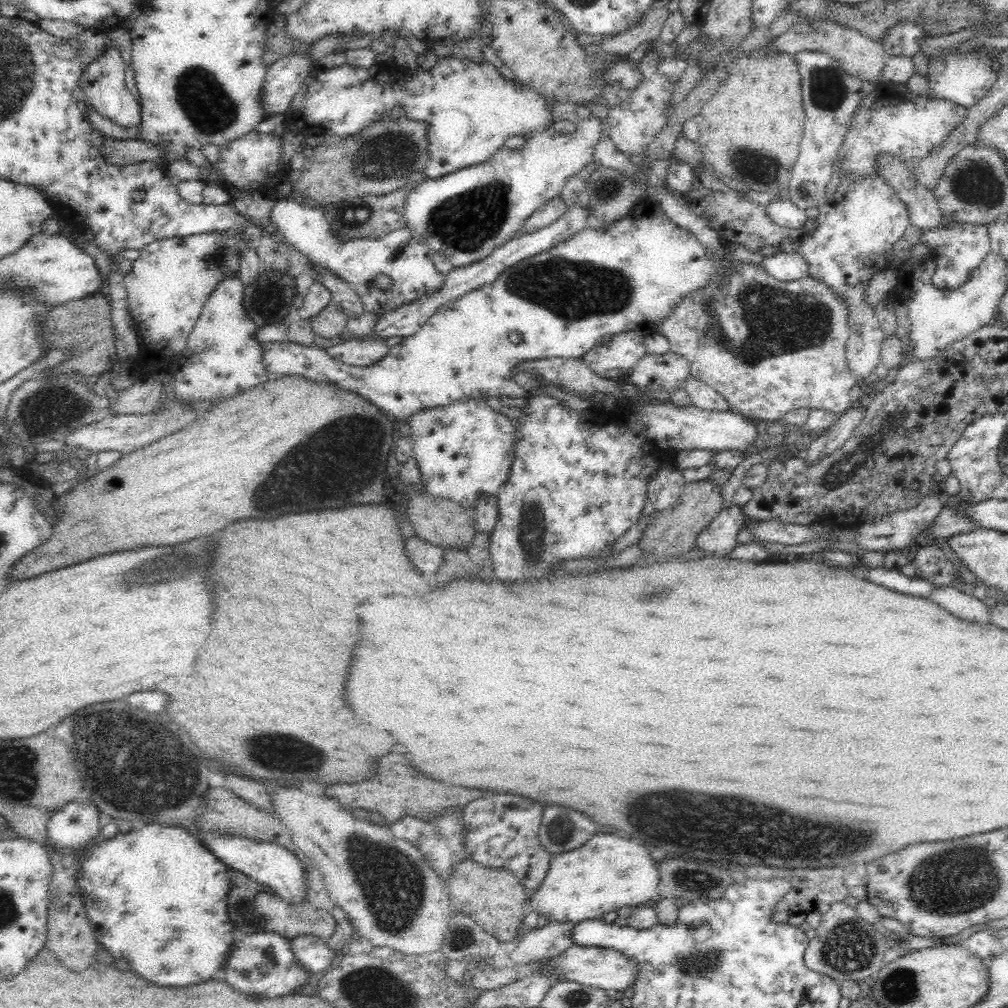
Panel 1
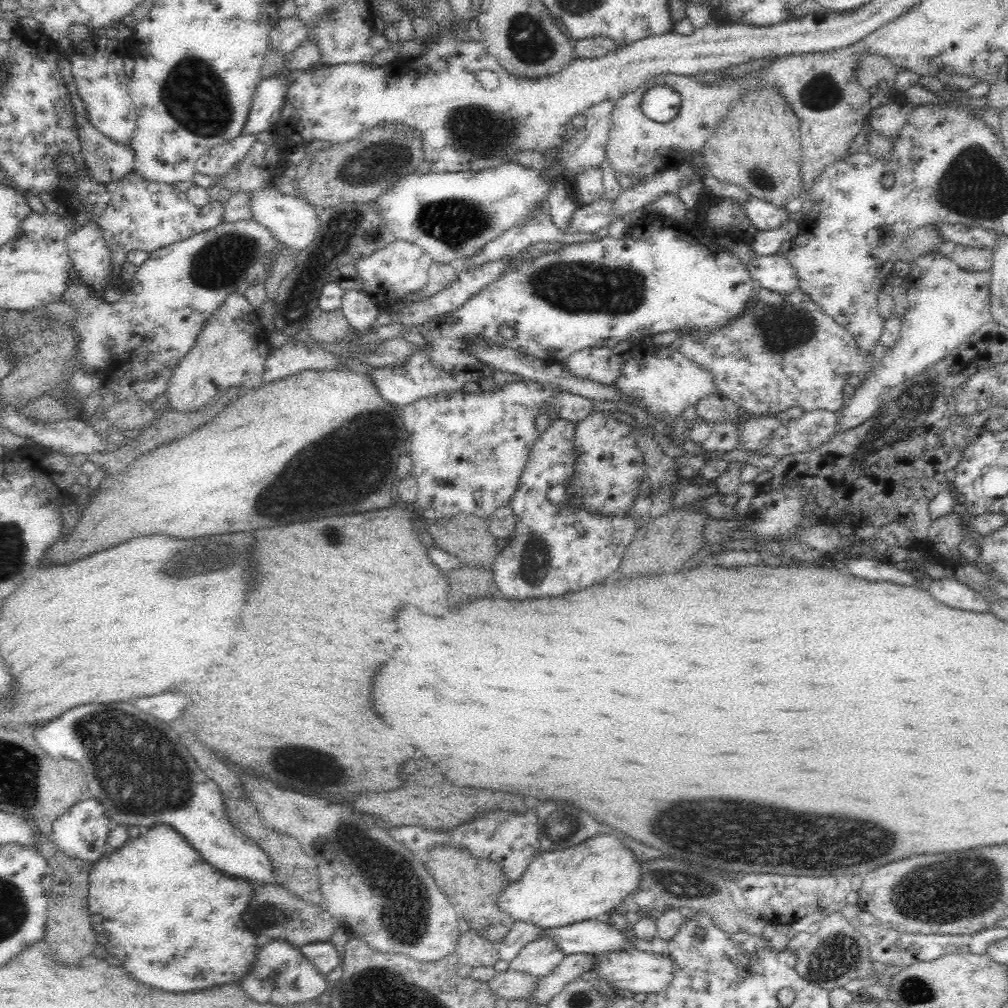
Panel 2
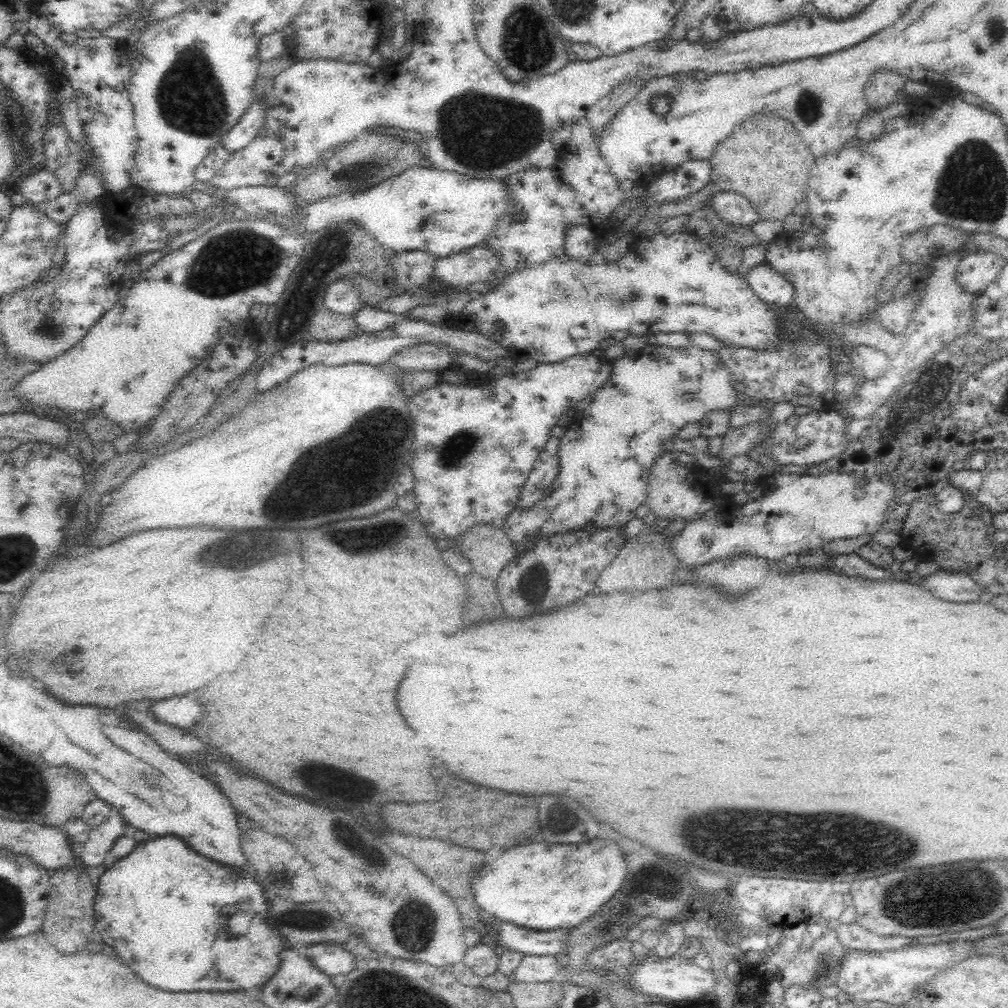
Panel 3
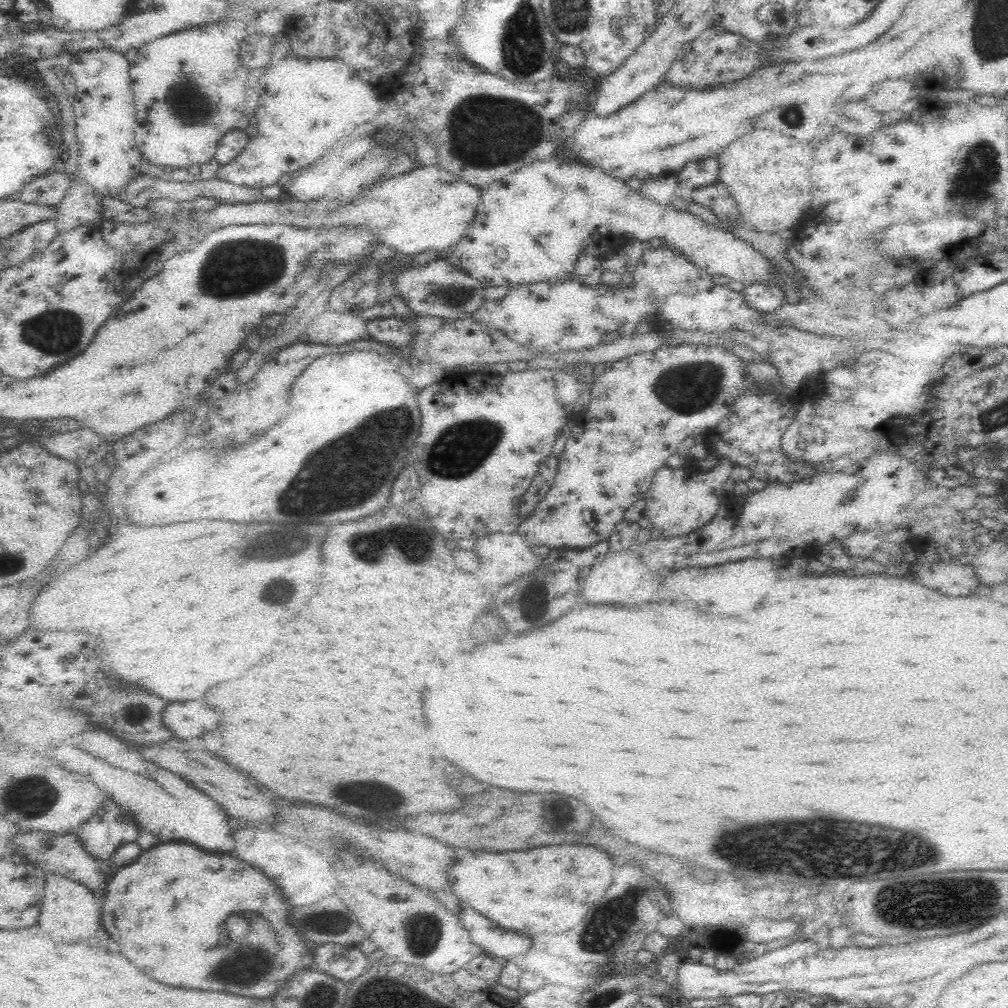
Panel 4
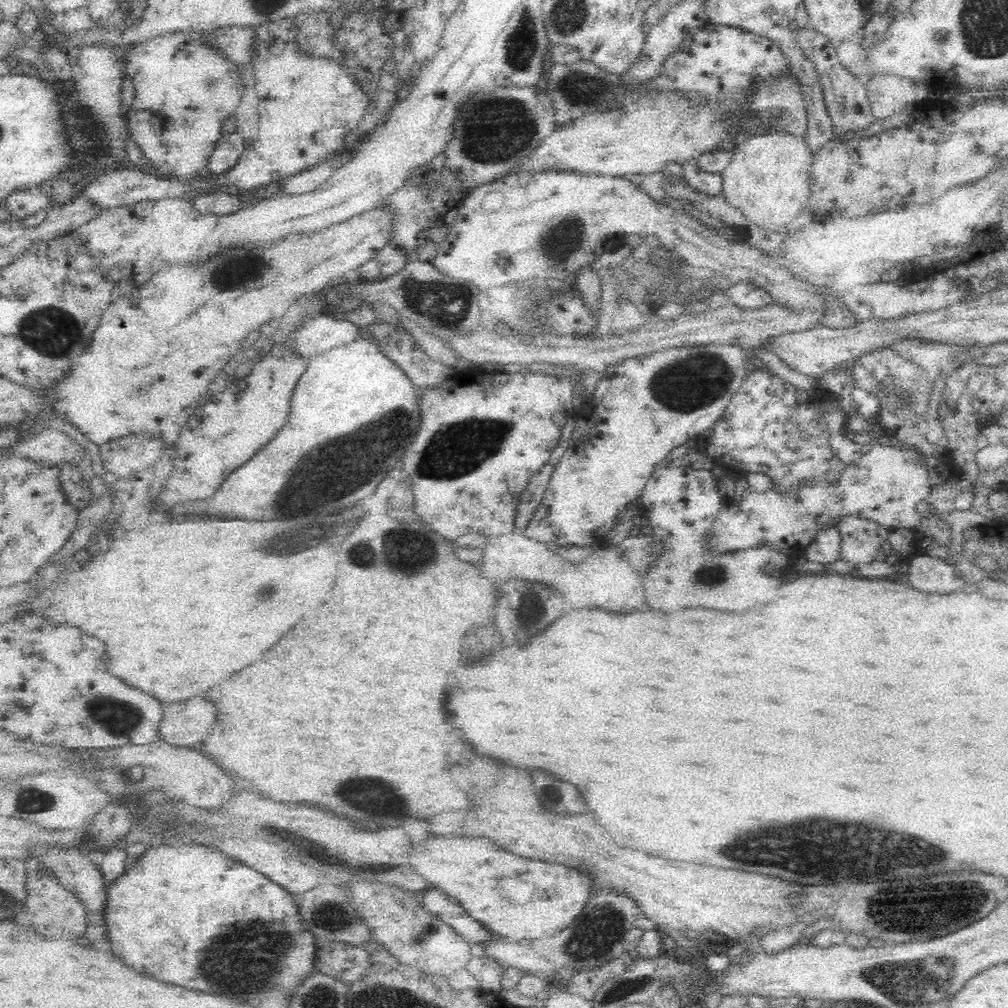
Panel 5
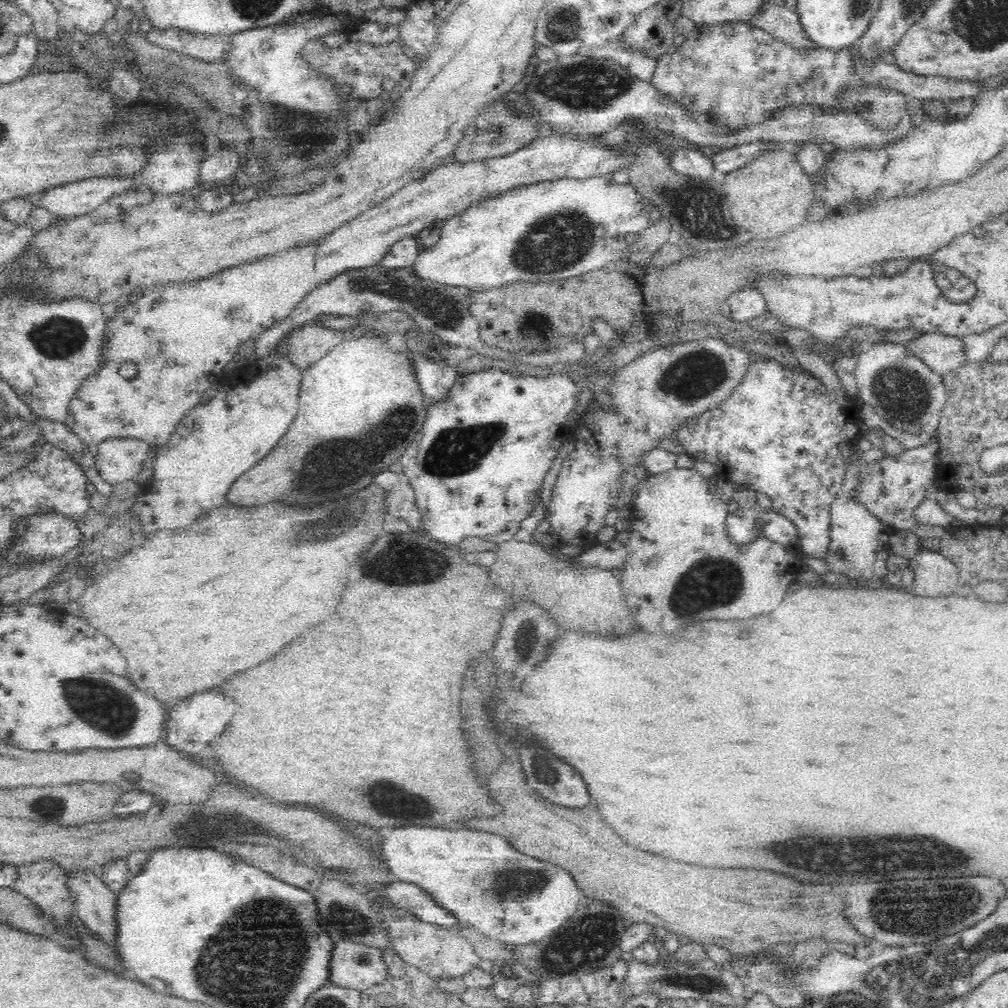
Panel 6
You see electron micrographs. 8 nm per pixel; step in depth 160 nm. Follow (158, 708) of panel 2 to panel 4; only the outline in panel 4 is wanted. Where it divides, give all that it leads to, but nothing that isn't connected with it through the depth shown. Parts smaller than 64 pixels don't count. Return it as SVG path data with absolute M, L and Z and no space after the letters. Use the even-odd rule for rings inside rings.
M200 700L174 702L162 712L162 726L180 740L192 740L214 728L214 722L210 720L212 714L214 710Z

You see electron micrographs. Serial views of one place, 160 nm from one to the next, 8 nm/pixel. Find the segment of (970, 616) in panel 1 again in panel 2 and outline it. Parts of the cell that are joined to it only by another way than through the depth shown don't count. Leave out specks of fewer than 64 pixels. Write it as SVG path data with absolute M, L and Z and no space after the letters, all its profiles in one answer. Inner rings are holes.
M946 577L944 580L934 580L930 583L930 594L935 600L952 606L952 608L960 608L960 610L970 610L974 612L989 612L988 599L968 585L956 580L954 577Z

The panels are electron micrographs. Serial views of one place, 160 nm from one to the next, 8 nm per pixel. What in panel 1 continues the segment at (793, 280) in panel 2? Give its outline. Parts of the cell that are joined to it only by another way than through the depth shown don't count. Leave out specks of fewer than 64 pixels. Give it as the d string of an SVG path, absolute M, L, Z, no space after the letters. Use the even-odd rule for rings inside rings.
M786 246L779 253L766 253L766 258L759 263L766 275L784 282L800 280L808 272L806 261L792 248Z

